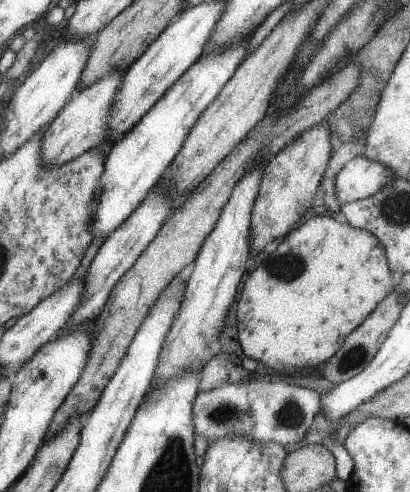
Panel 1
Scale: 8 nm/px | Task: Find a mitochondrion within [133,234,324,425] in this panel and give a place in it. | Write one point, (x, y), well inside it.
(286, 267)

